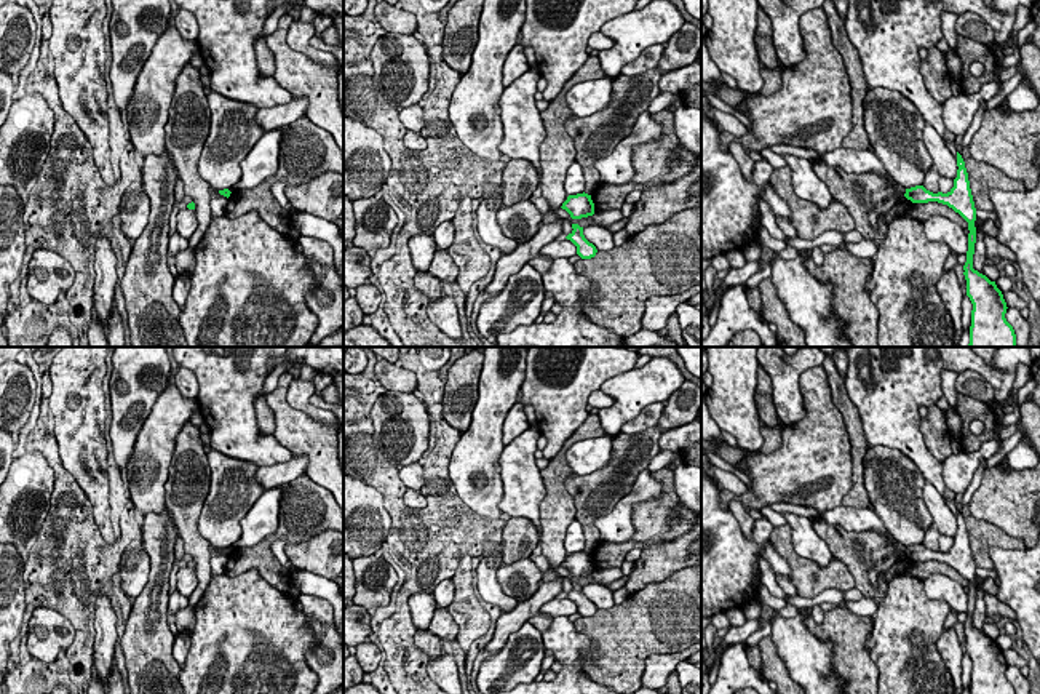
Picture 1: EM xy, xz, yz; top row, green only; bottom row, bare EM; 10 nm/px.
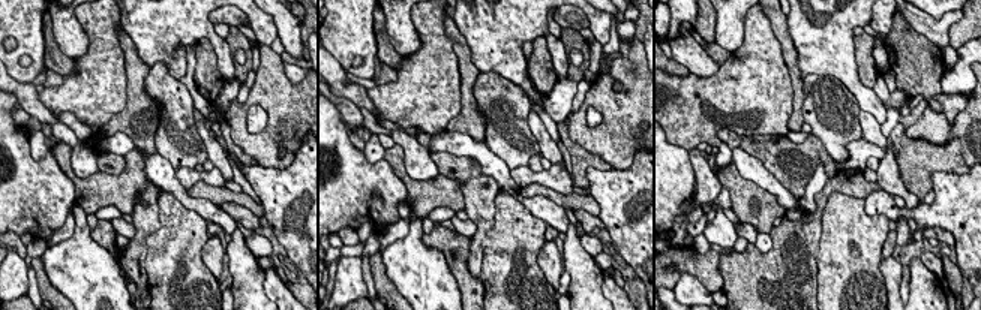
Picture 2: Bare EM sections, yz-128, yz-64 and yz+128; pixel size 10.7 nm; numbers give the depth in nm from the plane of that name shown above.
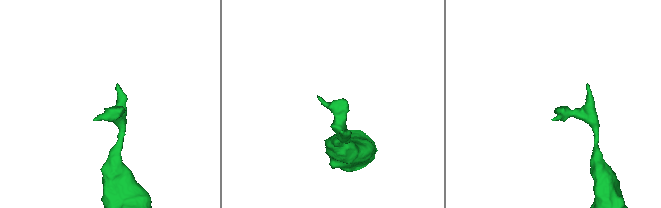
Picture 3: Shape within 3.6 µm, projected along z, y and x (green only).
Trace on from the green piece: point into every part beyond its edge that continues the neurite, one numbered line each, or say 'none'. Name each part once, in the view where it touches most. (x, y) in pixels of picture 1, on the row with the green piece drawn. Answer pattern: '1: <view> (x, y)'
none

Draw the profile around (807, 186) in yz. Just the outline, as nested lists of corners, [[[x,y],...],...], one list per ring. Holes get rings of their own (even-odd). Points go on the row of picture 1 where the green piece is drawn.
[[[770,149],[762,150],[762,160],[754,163],[752,181],[764,187],[775,170],[791,168],[791,182],[794,193],[807,201],[815,203],[821,209],[832,203],[832,195],[828,185],[813,173],[812,162],[794,155],[778,155]]]

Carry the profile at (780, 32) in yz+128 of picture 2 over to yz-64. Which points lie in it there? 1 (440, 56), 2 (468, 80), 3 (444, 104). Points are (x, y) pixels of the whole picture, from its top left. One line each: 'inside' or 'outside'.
1: outside
2: inside
3: outside

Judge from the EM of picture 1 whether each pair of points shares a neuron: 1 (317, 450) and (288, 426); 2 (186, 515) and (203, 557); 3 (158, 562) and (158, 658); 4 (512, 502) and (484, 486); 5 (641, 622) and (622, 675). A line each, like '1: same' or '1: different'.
1: same
2: same
3: same
4: different
5: same

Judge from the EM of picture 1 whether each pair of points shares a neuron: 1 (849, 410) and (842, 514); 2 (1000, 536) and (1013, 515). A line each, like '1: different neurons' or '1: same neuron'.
1: different neurons
2: different neurons

